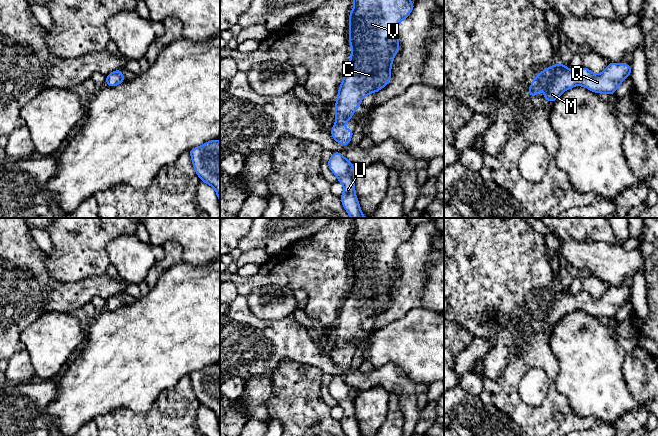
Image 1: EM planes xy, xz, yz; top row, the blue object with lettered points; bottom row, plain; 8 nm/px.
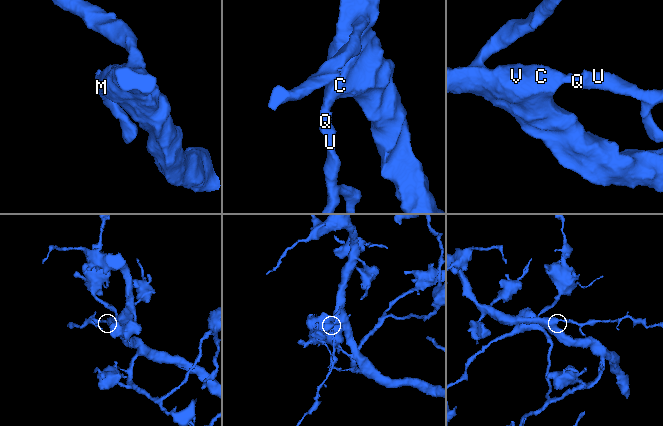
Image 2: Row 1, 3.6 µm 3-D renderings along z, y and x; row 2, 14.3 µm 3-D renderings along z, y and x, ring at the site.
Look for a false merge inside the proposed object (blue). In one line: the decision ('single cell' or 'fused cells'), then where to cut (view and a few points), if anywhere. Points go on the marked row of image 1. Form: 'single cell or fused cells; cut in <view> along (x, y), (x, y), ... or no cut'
single cell; no cut

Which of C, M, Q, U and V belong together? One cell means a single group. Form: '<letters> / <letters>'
C M Q U V

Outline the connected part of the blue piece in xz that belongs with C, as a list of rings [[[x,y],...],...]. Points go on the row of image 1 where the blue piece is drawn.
[[[354,0],[354,8],[349,15],[351,57],[335,103],[336,124],[331,128],[332,137],[342,146],[350,143],[354,132],[342,127],[353,116],[361,100],[388,85],[391,65],[399,50],[398,25],[409,16],[414,6],[410,0]]]

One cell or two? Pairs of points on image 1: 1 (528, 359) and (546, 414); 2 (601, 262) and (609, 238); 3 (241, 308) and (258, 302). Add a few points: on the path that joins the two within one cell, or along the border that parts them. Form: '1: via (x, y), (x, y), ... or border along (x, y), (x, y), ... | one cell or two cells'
1: via (544, 364), (551, 371), (552, 398) | one cell
2: border along (584, 241), (606, 242), (616, 245) | two cells
3: border along (246, 296), (251, 312), (266, 321) | two cells

